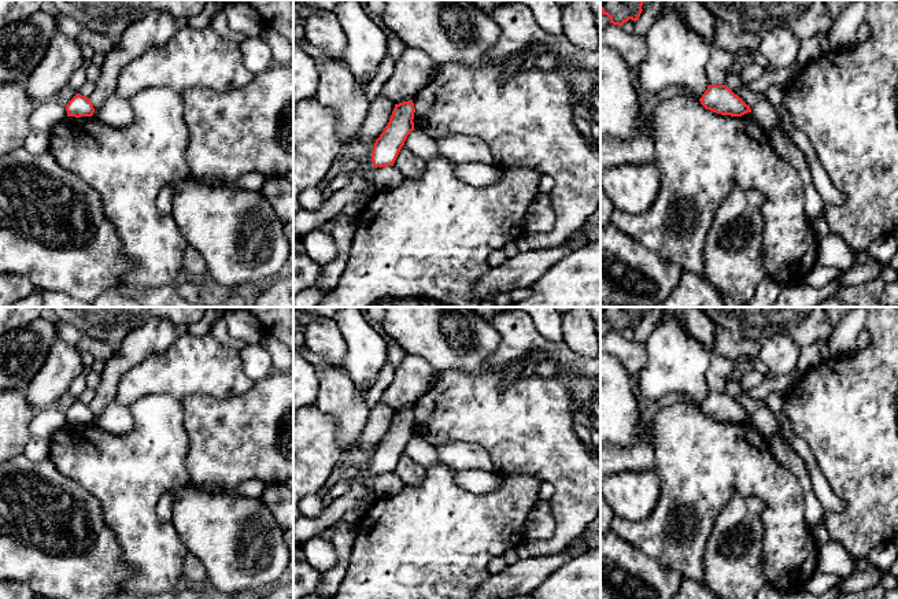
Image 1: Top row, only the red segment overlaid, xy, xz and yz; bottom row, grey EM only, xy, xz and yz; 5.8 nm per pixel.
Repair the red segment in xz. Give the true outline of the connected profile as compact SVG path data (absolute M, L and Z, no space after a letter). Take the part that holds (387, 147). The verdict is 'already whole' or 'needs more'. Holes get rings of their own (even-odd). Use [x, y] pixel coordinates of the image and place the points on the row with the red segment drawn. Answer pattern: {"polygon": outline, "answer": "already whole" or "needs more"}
{"polygon": "M413 100L395 104L389 122L372 151L370 160L376 169L393 166L407 136L414 130L414 112Z", "answer": "already whole"}

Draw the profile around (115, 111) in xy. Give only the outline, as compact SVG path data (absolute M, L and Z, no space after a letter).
M115 92L92 117L112 127L126 127L133 125L136 112L129 100Z

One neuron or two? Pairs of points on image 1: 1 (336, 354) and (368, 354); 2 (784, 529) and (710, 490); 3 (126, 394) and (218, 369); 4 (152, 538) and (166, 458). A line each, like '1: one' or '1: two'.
1: two
2: one
3: one
4: one

